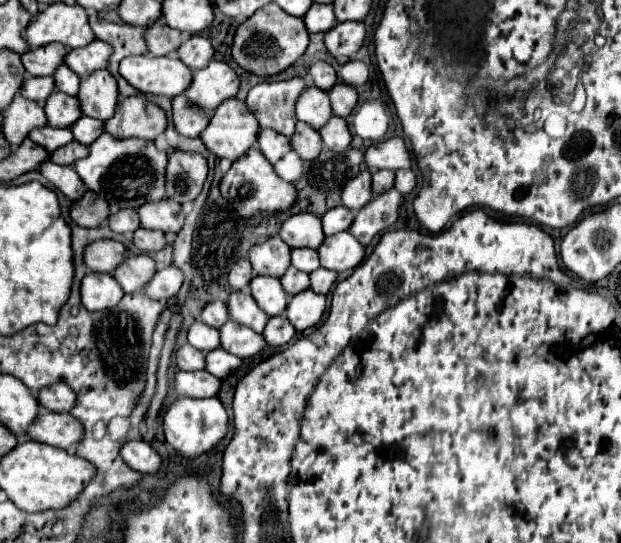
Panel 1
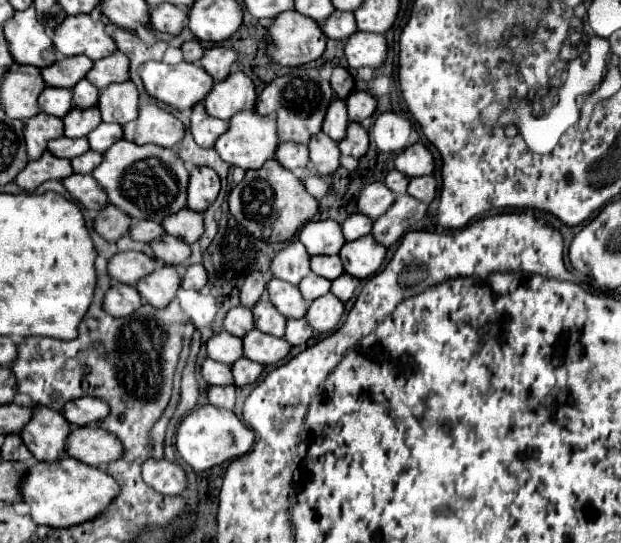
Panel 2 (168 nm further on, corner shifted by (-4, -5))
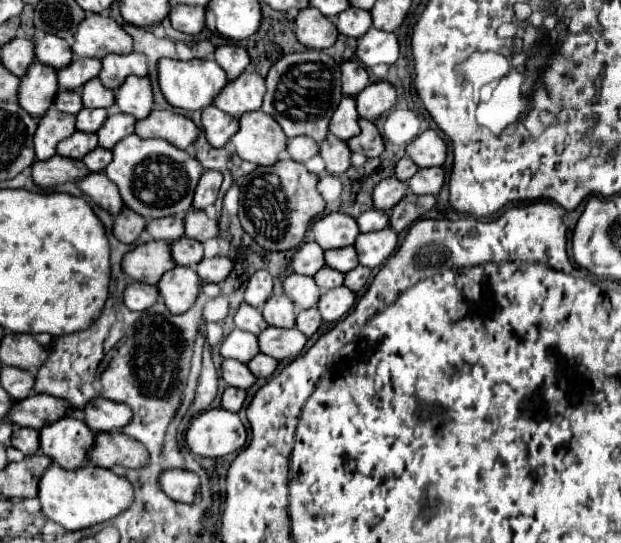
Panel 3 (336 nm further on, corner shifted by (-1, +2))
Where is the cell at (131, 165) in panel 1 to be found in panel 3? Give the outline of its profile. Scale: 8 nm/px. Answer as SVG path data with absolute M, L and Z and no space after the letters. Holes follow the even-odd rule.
M130 134L112 148L112 154L114 158L106 166L104 174L118 186L126 208L132 208L146 220L152 220L186 212L192 206L192 194L204 168L186 150L180 150L160 138L144 140Z

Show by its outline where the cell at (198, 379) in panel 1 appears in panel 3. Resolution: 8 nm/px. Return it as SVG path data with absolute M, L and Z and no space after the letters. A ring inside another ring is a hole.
M226 388L224 394L222 394L222 408L224 410L230 410L230 412L238 412L242 402L246 398L246 392L244 390L238 390L238 388Z

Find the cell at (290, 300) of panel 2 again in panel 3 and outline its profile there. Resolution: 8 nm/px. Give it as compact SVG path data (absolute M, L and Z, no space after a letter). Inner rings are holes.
M298 274L284 276L282 278L282 288L284 288L284 294L292 298L292 302L298 310L316 306L318 298L322 294L320 288L314 286L314 280L310 276L298 276Z

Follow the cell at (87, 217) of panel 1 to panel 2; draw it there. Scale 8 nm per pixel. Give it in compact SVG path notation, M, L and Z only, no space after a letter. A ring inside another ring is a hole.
M115 205L105 207L95 219L95 231L107 241L119 241L131 227L131 219L127 213L117 209Z

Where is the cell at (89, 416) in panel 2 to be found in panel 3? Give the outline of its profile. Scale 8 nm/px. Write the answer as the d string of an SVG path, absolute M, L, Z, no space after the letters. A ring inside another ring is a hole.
M96 398L84 406L84 422L92 432L122 430L132 420L132 410L126 404Z

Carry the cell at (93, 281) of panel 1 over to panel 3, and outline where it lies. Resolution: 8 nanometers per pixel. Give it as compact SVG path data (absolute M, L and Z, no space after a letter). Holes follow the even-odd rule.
M128 282L124 294L122 294L122 302L128 310L146 310L150 308L154 302L158 300L158 290L156 286L144 284L144 282Z

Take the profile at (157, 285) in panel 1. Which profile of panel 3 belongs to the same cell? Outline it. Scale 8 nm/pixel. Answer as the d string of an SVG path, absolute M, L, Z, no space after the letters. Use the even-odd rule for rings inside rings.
M202 258L196 266L196 274L200 276L202 282L222 282L230 270L232 270L232 260L230 258Z

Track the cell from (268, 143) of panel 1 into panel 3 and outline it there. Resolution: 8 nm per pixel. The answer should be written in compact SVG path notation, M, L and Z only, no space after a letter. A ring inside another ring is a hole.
M298 136L298 138L288 140L288 144L286 144L286 154L288 154L292 160L296 160L296 162L306 162L308 158L312 158L312 156L318 154L318 144L316 144L312 138Z

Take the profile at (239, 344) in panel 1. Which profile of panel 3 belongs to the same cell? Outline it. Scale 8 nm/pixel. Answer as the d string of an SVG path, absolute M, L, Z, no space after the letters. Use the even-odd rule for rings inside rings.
M270 326L258 336L258 346L262 354L272 356L276 360L284 360L284 358L296 358L304 348L306 340L308 338L296 328L284 330L284 328Z

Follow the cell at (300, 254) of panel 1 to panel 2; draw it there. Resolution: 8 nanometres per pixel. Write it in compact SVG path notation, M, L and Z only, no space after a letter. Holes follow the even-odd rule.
M315 255L315 257L311 257L311 269L313 269L313 273L317 273L325 279L331 279L331 281L345 273L339 255Z

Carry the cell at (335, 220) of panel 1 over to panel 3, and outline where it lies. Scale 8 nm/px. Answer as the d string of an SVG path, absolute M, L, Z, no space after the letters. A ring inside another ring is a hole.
M366 210L356 218L360 232L372 232L372 230L382 230L388 226L388 216L378 210Z

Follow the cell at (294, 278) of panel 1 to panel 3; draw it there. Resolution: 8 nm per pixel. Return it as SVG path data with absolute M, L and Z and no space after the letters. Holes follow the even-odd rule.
M324 266L322 270L318 270L318 274L314 274L314 282L318 284L318 288L320 288L322 292L326 292L326 290L330 290L330 288L342 286L344 274L338 272L338 270L334 270L334 268Z

